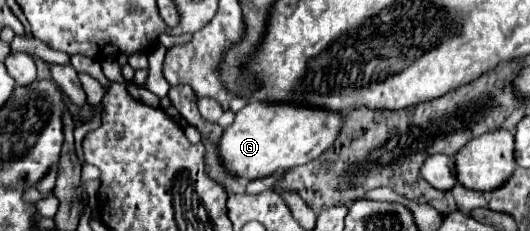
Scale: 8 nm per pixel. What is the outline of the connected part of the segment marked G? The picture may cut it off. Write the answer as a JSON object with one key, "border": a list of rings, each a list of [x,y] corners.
{"border":[[[246,104],[236,112],[234,122],[224,130],[218,142],[218,158],[234,178],[258,180],[274,176],[288,168],[304,166],[316,160],[340,132],[342,116],[320,108],[298,108],[292,104]]]}

